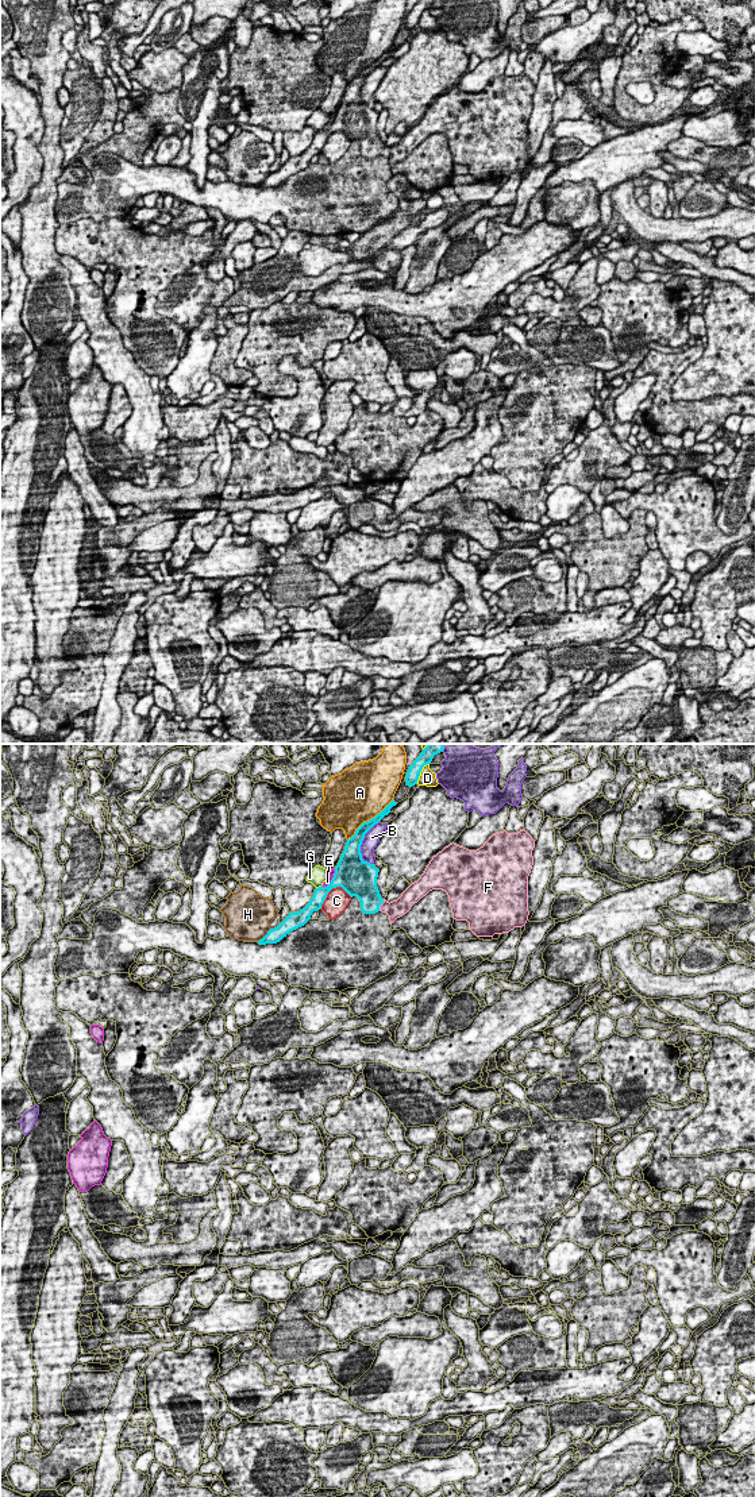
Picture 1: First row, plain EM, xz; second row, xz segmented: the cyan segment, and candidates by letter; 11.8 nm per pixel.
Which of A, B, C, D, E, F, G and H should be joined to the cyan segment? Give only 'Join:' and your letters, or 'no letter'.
Join: F

